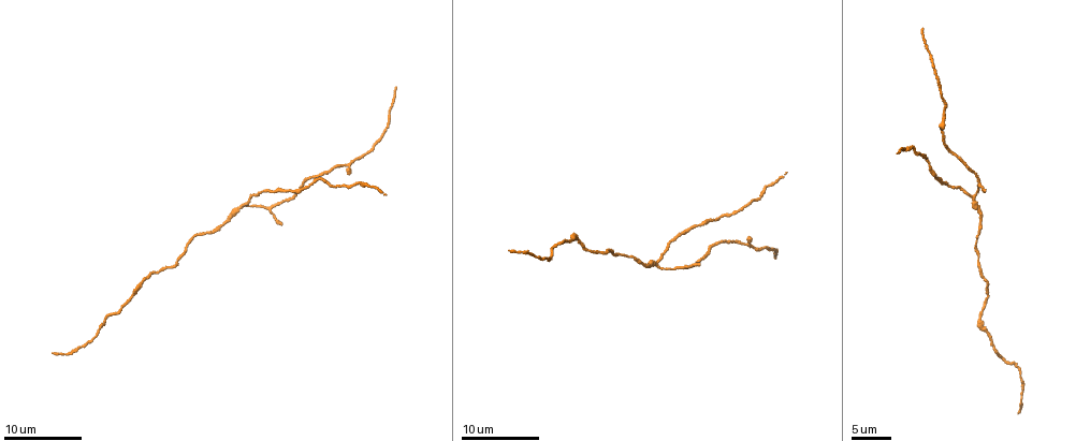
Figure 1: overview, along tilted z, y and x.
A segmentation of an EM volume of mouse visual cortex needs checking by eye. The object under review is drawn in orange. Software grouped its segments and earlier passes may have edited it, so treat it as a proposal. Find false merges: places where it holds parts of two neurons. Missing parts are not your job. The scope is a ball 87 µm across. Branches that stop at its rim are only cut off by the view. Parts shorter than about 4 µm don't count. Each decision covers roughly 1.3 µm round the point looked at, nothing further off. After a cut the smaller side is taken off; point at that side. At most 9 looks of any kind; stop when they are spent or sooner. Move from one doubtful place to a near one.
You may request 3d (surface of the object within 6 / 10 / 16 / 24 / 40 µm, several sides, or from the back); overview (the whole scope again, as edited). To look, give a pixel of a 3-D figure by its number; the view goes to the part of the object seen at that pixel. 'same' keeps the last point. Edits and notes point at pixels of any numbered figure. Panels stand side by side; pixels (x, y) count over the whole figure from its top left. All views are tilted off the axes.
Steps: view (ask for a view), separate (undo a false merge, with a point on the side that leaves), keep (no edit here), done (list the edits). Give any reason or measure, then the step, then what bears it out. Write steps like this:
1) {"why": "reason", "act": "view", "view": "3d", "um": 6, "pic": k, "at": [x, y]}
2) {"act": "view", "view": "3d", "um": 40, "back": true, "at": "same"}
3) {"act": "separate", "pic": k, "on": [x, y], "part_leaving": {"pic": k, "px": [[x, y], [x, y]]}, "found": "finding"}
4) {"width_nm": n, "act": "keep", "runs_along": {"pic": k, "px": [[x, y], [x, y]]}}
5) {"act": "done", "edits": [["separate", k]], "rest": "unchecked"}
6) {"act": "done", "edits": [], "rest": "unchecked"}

{"why": "two arms in line, one across", "act": "view", "view": "3d", "um": 6, "pic": 1, "at": [341, 165]}

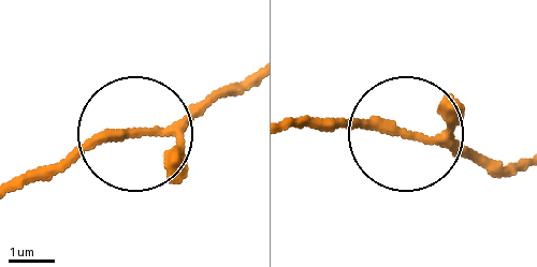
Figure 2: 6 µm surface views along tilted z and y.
{"act": "keep", "runs_along": {"pic": 2, "px": [[24, 179], [119, 138], [164, 132], [229, 84]]}, "found": "all the same neuron"}

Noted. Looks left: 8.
{"why": "narrows sharply", "act": "view", "view": "3d", "um": 16, "pic": 1, "at": [308, 184]}

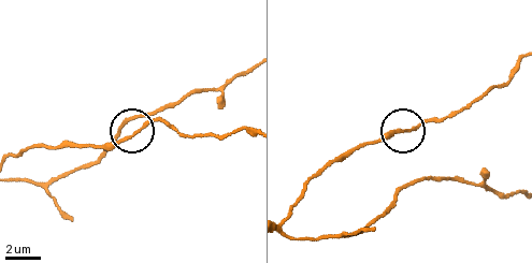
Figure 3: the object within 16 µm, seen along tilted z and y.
{"act": "keep", "found": "one neuron here"}

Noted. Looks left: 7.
{"why": "sudden change in width", "act": "view", "view": "3d", "um": 10, "pic": 1, "at": [912, 146]}

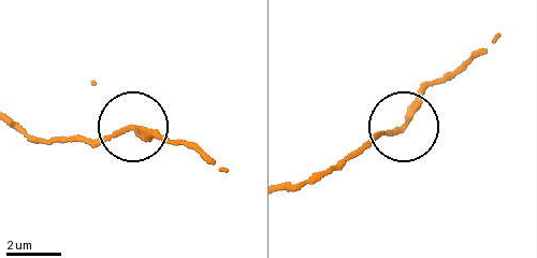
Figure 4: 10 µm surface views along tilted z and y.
{"act": "keep", "runs_along": {"pic": 4, "px": [[287, 186], [346, 163], [394, 131], [447, 72]]}, "found": "all the same neuron"}

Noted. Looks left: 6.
{"why": "three arms meet", "act": "view", "view": "3d", "um": 10, "pic": 1, "at": [242, 206]}

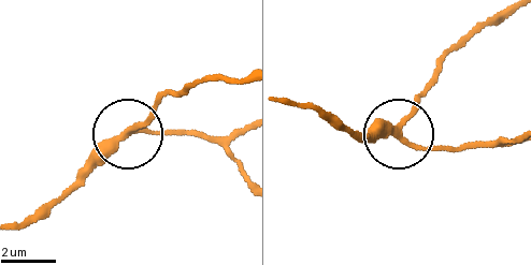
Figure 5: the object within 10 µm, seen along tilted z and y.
{"act": "view", "view": "3d", "um": 10, "back": true, "pic": 5, "at": [129, 131]}

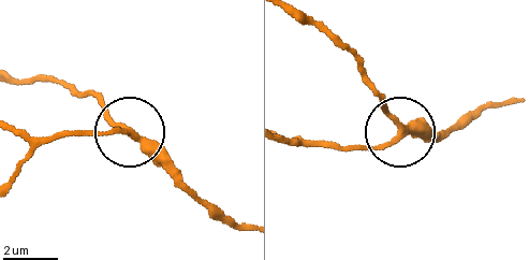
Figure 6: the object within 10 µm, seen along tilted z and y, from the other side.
{"act": "keep", "runs_along": {"pic": 6, "px": [[179, 186], [134, 134], [83, 96]]}, "found": "all the same neuron"}

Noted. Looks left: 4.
{"act": "done", "edits": [], "rest": "unchecked"}

